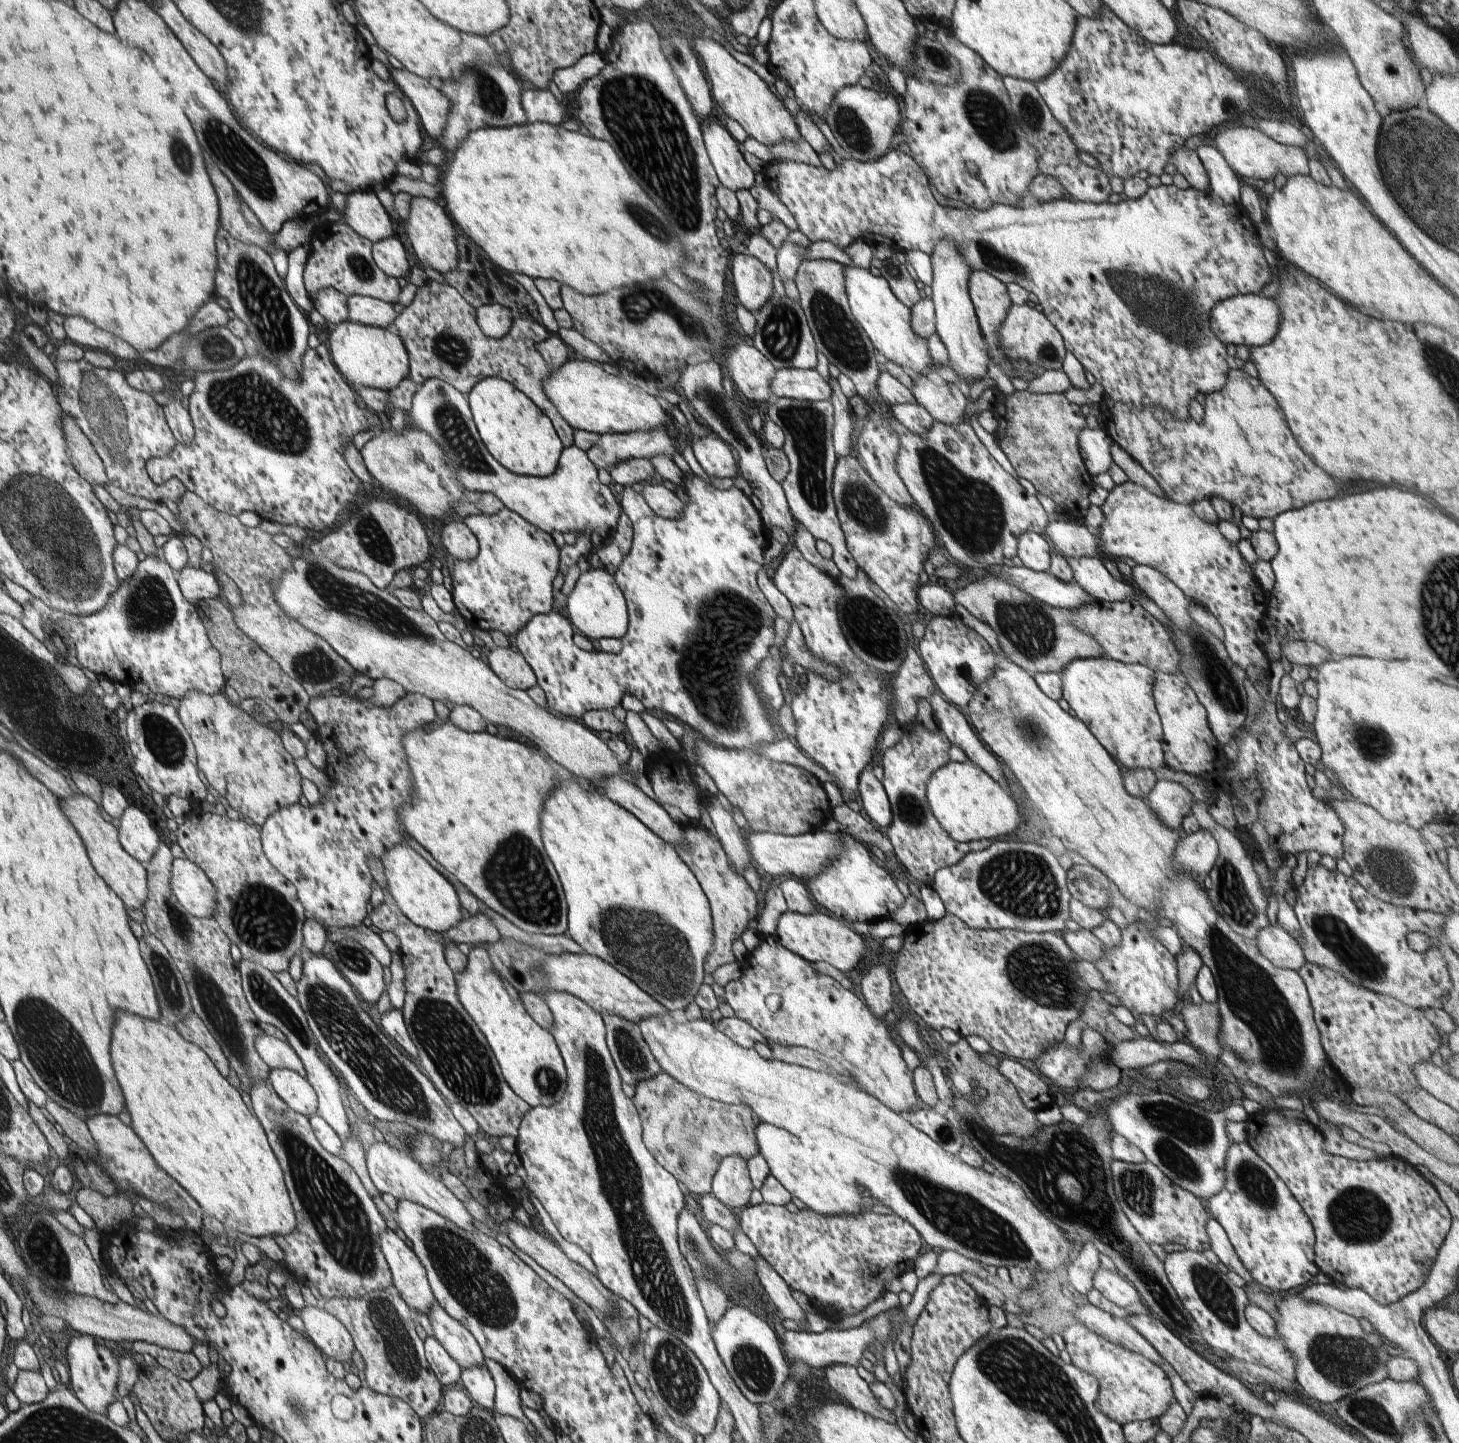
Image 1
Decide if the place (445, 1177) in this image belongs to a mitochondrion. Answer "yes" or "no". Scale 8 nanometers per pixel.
no

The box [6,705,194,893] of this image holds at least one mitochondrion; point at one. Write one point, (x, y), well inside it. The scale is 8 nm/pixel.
(165, 743)

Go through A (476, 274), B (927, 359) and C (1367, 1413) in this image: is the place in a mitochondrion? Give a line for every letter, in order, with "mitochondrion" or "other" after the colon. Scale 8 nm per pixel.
A: other
B: other
C: mitochondrion

